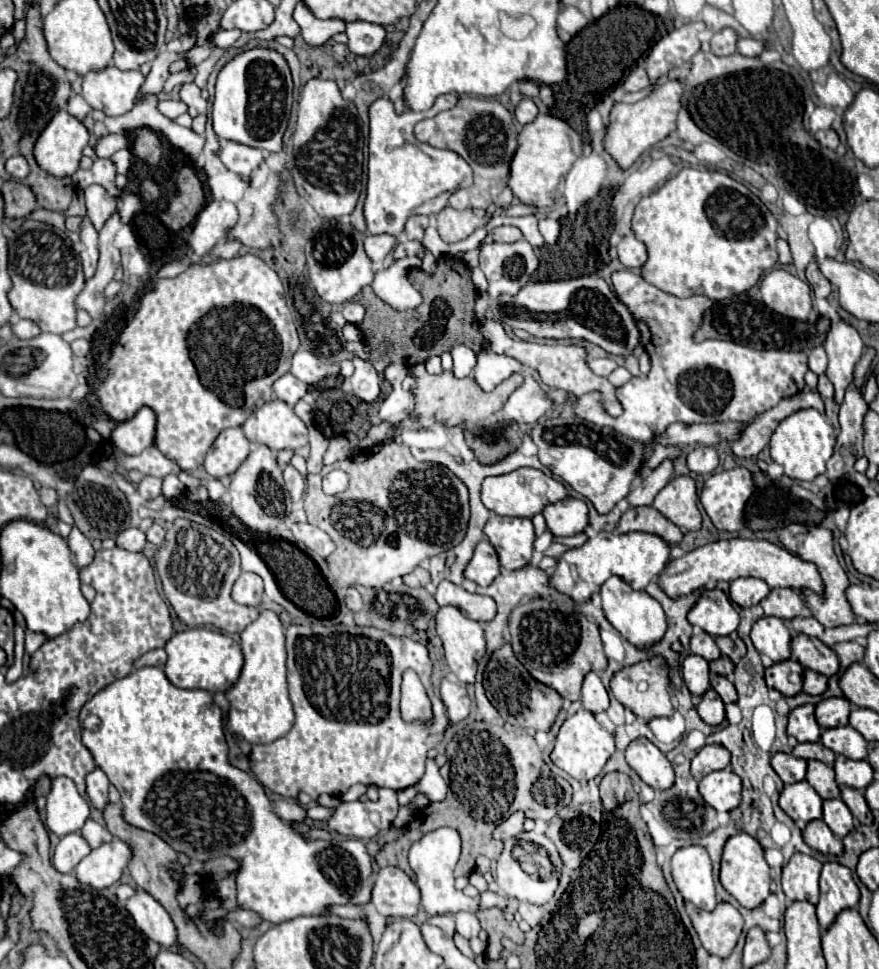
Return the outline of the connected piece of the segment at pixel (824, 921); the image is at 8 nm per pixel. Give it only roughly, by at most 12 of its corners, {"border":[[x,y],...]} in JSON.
{"border":[[825,862],[817,918],[827,930],[843,908],[855,908],[851,870]]}

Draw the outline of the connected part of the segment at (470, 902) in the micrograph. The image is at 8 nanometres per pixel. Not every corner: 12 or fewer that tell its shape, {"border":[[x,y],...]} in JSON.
{"border":[[437,828],[413,842],[427,914],[475,912],[477,900],[455,888],[461,836]]}

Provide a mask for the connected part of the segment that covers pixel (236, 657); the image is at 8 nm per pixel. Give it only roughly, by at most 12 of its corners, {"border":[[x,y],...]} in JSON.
{"border":[[209,628],[167,640],[165,676],[177,688],[225,692],[241,646]]}

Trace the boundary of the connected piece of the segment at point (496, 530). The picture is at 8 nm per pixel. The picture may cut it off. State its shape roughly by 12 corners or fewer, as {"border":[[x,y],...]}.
{"border":[[493,514],[485,536],[505,570],[529,564],[533,524],[529,518]]}

